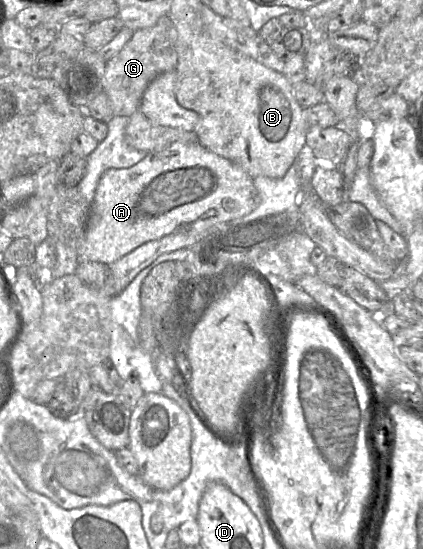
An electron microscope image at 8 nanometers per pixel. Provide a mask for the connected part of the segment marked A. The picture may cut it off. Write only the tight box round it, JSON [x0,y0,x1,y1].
[78,142,256,265]

